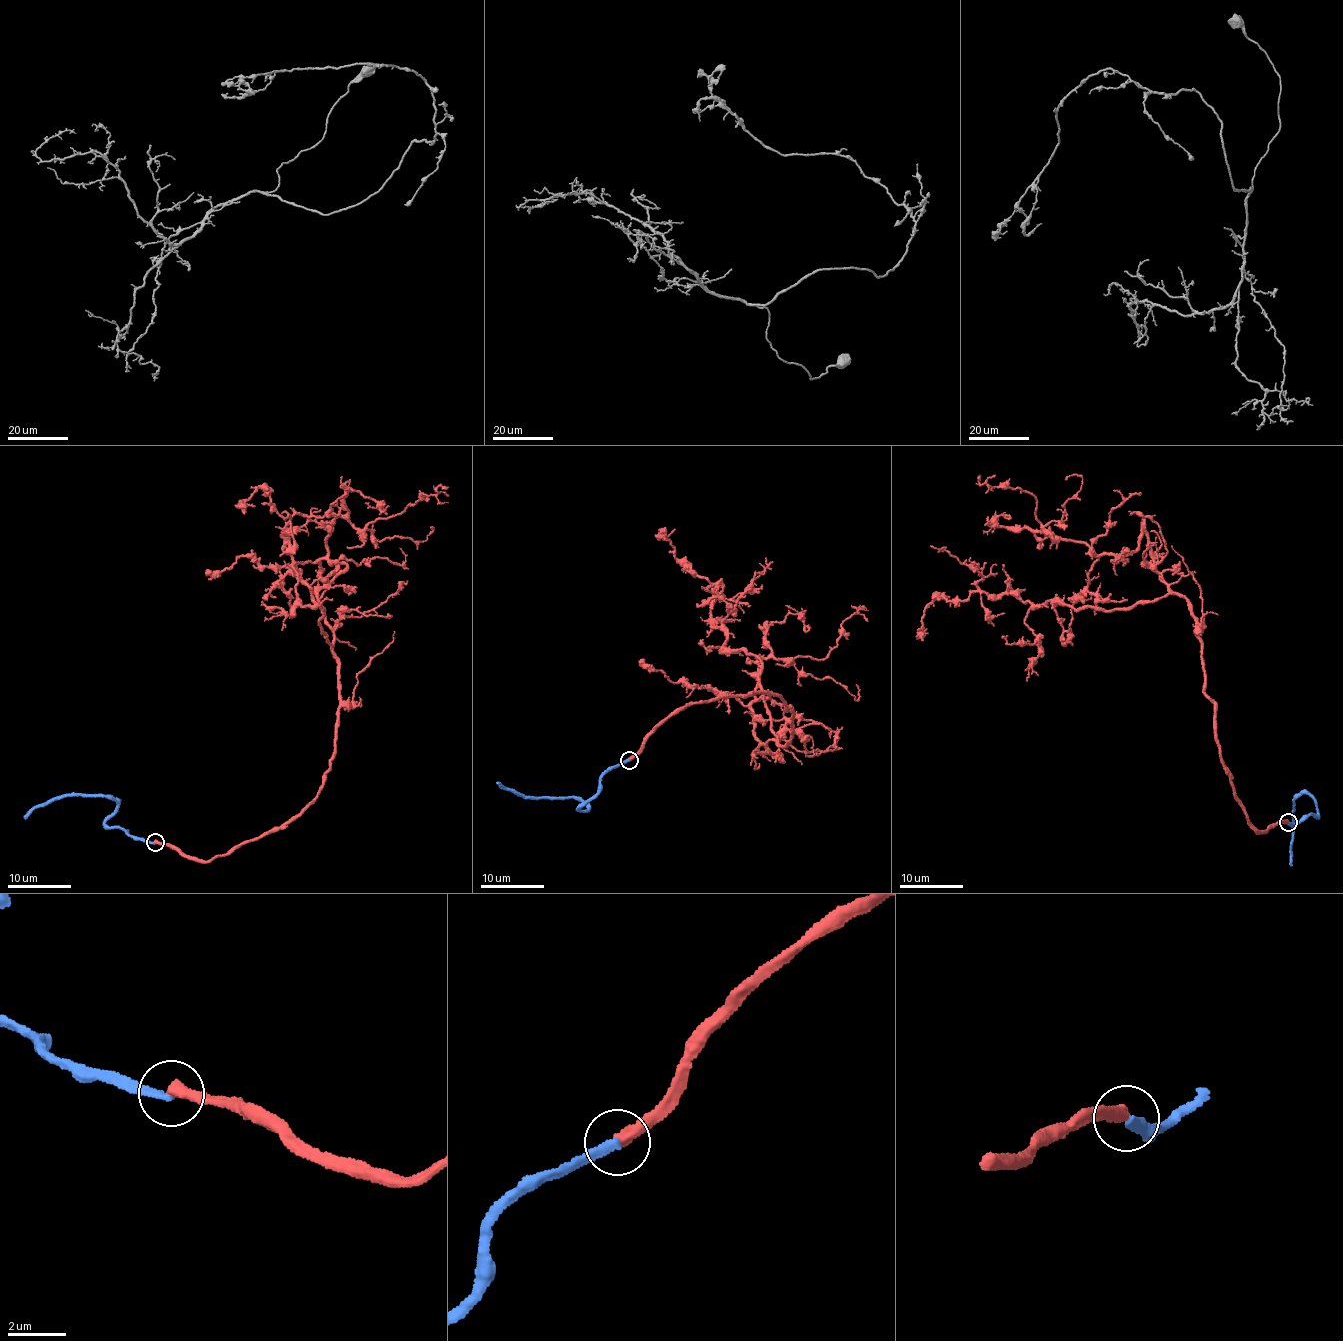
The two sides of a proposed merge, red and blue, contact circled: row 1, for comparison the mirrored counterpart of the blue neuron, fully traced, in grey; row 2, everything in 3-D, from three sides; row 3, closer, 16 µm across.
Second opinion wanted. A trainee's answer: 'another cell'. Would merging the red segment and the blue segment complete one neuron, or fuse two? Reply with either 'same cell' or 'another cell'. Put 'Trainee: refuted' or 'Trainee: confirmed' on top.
Trainee: confirmed
another cell

